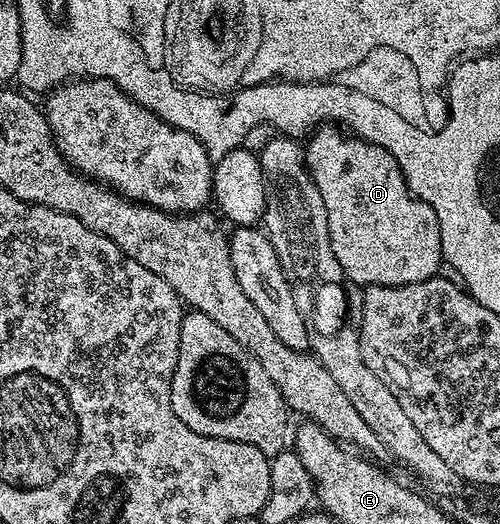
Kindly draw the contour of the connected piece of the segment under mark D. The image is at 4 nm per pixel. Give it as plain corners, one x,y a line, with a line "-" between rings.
324,124
318,127
306,139
305,153
307,156
307,172
317,184
317,188
321,192
321,200
325,200
327,223
329,224
329,240
333,244
333,256
337,256
337,264
341,264
343,277
348,283
356,282
359,288
369,286
404,286
405,284
417,284
421,280
429,280
440,273
439,266
442,267
444,261
443,249
441,248
441,224
437,220
437,212
433,212
433,208
429,208
429,204
425,204
420,198
415,197
411,193
411,189
407,187
405,176
401,172
397,160
393,160
391,153
380,146
374,146
372,142
363,141
362,138
348,136
335,124

